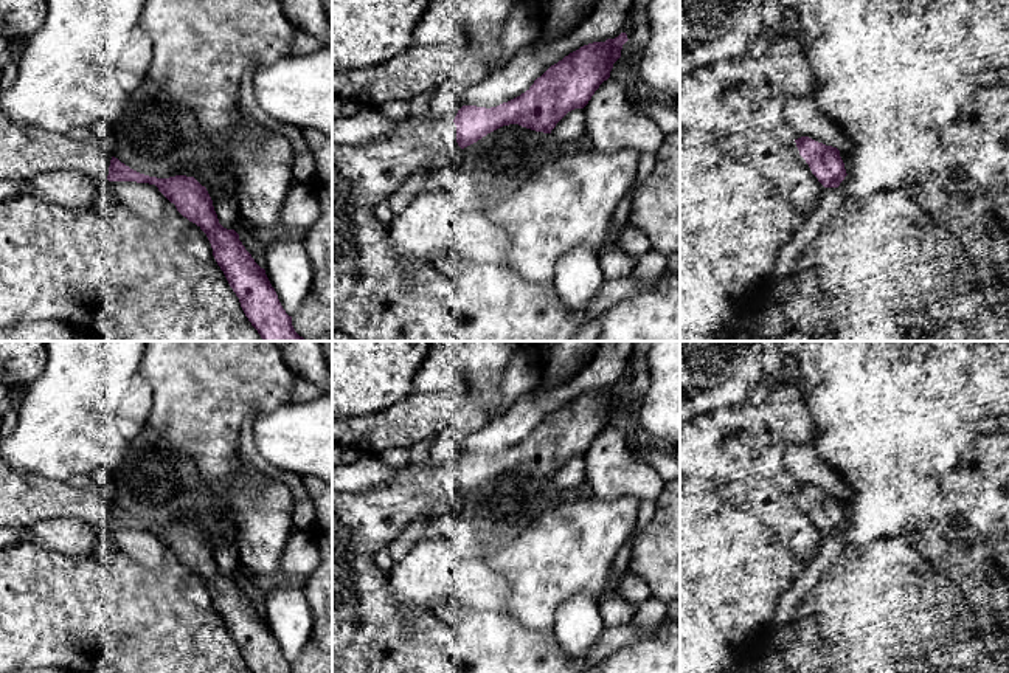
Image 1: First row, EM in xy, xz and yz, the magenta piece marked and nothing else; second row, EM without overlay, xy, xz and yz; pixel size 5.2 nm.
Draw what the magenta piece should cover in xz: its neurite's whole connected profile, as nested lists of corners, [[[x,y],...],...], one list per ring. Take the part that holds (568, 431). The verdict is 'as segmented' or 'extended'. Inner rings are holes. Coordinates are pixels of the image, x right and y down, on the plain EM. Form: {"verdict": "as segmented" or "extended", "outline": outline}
{"verdict": "extended", "outline": [[[621,380],[615,386],[581,394],[551,412],[525,440],[497,454],[463,453],[452,470],[405,470],[368,490],[332,490],[332,673],[585,673],[619,648],[654,636],[666,625],[671,619],[647,628],[633,623],[605,626],[584,661],[570,659],[553,633],[526,630],[509,614],[467,611],[456,626],[439,616],[422,614],[405,633],[390,577],[374,564],[374,555],[391,547],[414,521],[456,510],[458,493],[464,496],[509,471],[551,481],[568,459],[584,456],[610,425],[627,388],[627,381]]]}

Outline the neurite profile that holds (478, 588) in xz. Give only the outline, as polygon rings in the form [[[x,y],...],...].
[[[466,560],[455,585],[455,597],[436,605],[435,611],[446,622],[456,626],[463,623],[469,611],[509,614],[506,609],[508,594],[509,586],[498,572],[483,561]]]

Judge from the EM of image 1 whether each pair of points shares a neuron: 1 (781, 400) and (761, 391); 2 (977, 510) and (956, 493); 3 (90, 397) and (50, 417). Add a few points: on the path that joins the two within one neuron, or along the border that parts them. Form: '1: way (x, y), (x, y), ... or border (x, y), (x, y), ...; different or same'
1: border (783, 383), (764, 402); different
2: border (960, 484), (964, 493), (961, 510); different
3: way (81, 399), (59, 417); same

